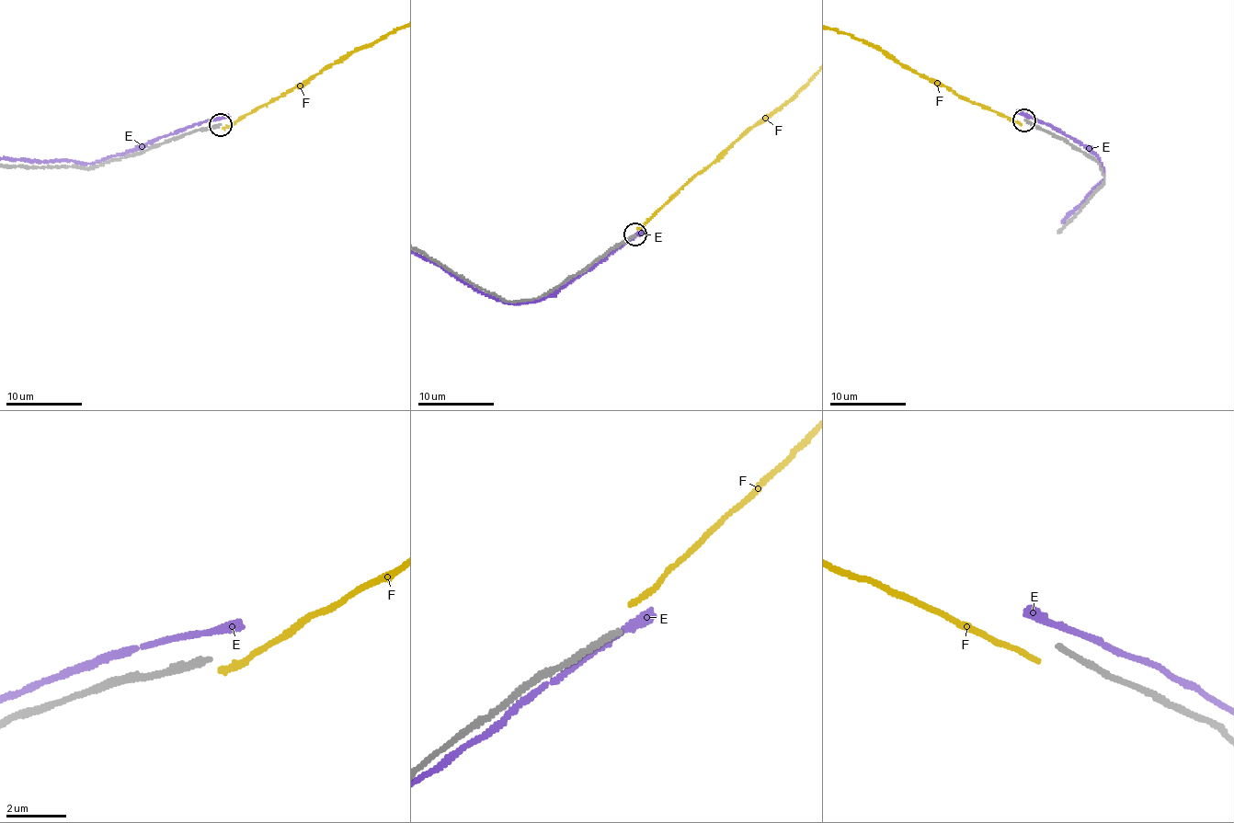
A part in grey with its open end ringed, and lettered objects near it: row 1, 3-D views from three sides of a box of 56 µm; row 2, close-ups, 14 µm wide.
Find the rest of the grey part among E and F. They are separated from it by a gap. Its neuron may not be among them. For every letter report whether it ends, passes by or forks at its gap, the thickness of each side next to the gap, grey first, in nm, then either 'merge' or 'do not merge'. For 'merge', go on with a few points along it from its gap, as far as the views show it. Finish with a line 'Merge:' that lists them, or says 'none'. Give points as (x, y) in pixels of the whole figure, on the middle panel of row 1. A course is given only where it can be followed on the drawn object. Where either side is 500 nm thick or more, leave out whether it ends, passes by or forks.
E: it passes by | 200/240 nm | do not merge
F: it ends | 200/160 nm | do not merge
Merge: none

